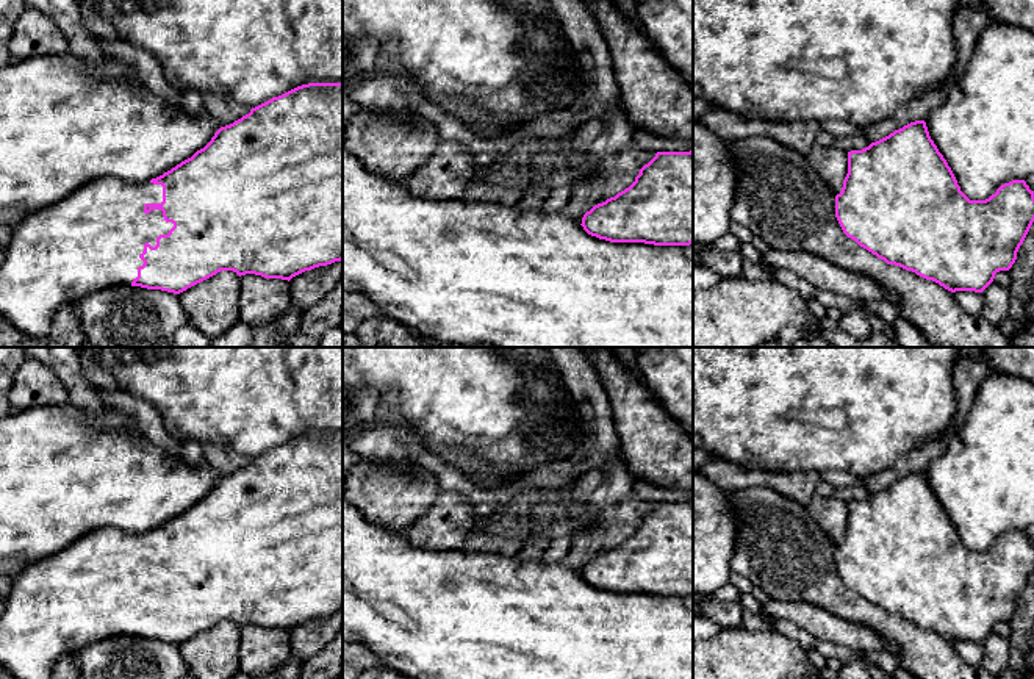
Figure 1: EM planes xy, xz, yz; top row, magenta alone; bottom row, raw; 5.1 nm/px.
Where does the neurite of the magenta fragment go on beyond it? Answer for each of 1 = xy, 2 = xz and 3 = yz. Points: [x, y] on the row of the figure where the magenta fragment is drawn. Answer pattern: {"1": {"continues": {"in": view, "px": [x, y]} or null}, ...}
{"1": {"continues": {"in": "xy", "px": [91, 240]}}, "2": {"continues": null}, "3": {"continues": null}}

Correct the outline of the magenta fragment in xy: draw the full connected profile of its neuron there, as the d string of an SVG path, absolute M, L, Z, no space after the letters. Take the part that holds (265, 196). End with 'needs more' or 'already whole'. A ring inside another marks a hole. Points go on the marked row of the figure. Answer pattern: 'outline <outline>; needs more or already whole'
outline M308 83L255 106L249 114L230 125L221 127L211 141L191 158L181 161L163 175L142 183L128 183L116 177L92 180L61 202L33 211L13 230L0 266L0 313L6 321L34 338L50 333L52 319L63 305L77 305L84 296L113 285L141 286L180 294L188 288L216 275L233 271L264 278L291 280L293 277L343 260L343 83Z; needs more

